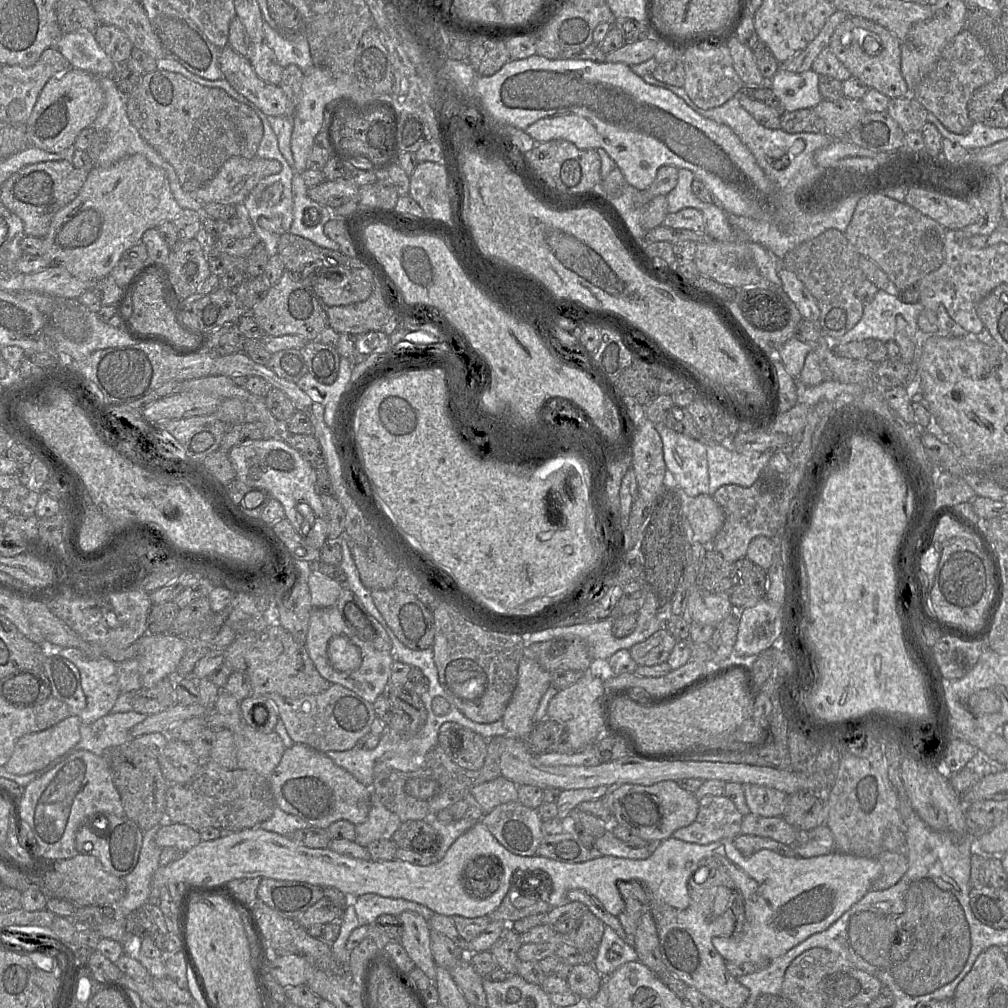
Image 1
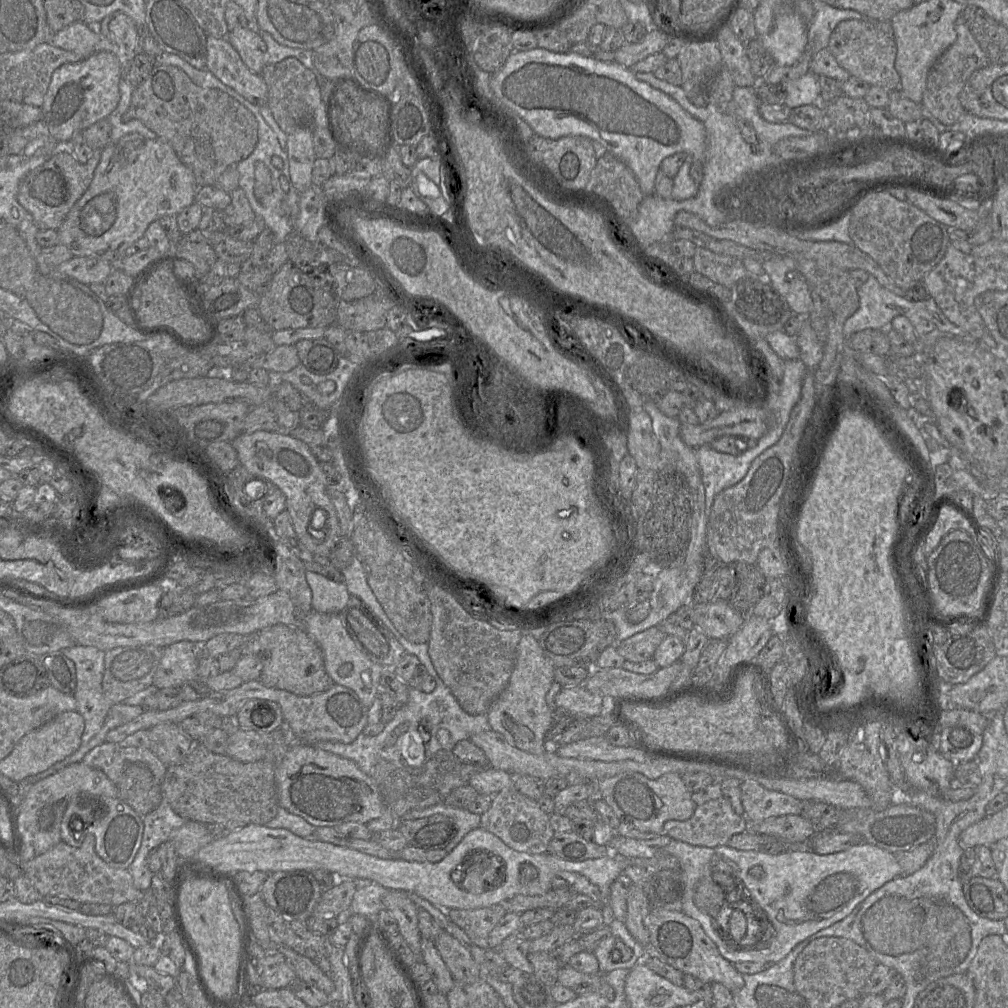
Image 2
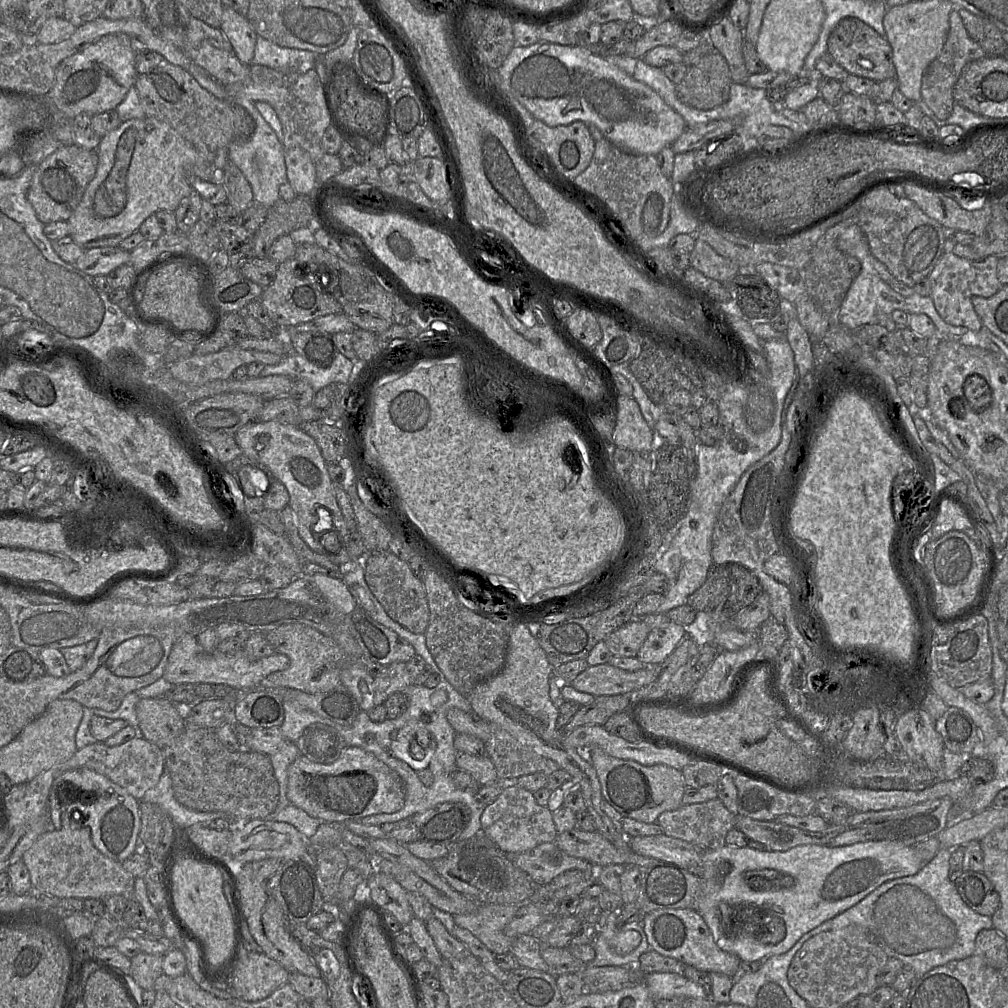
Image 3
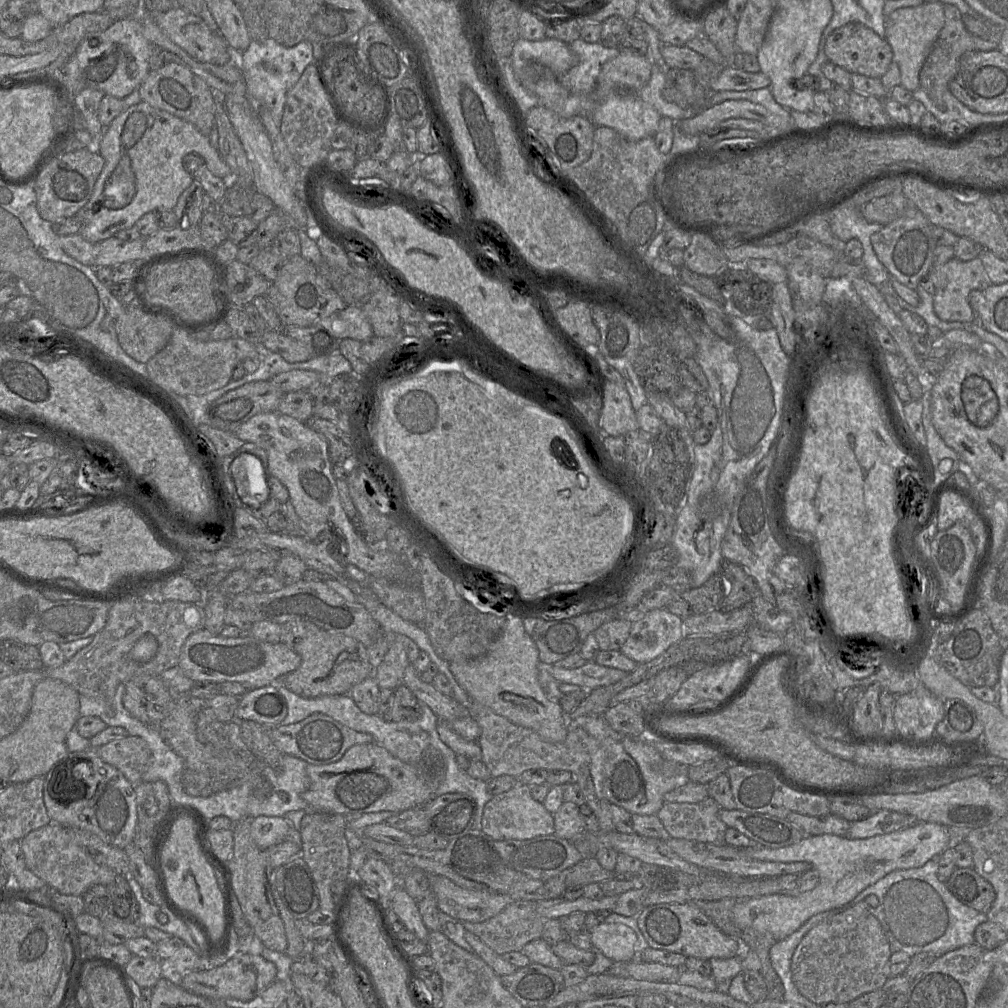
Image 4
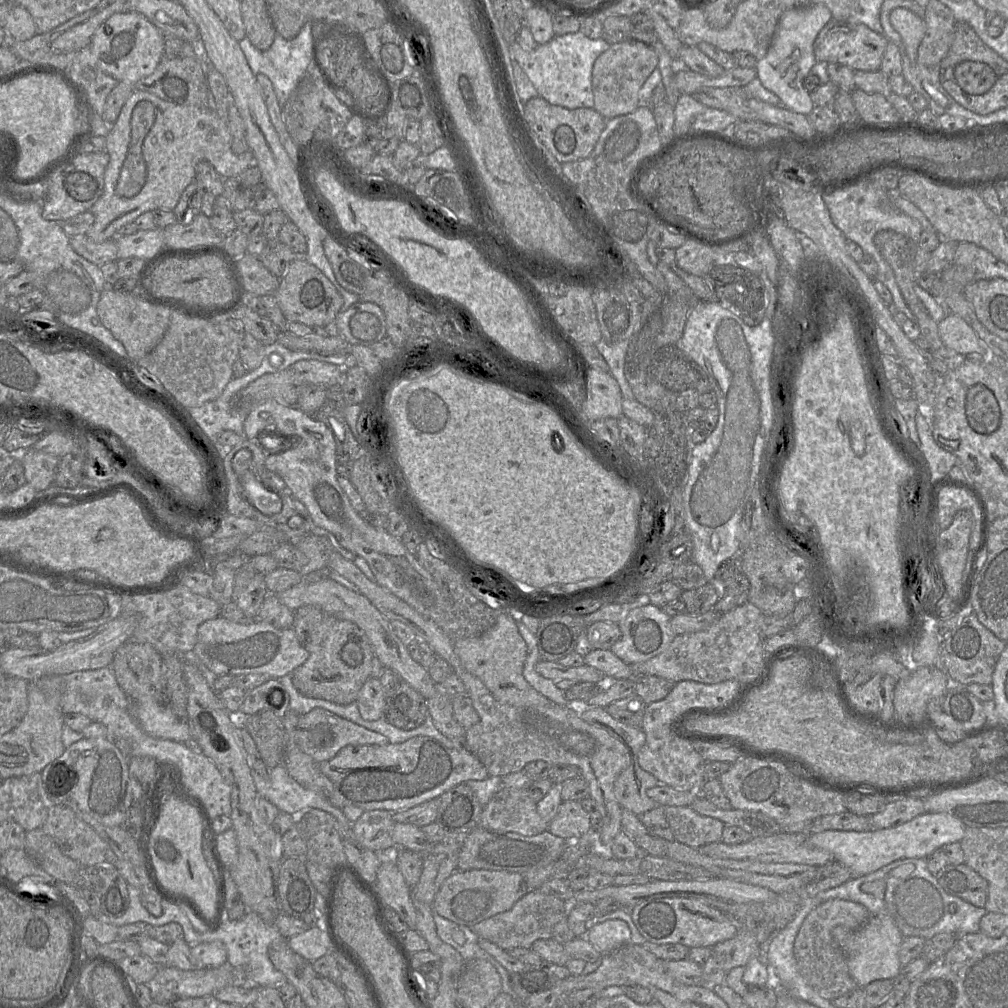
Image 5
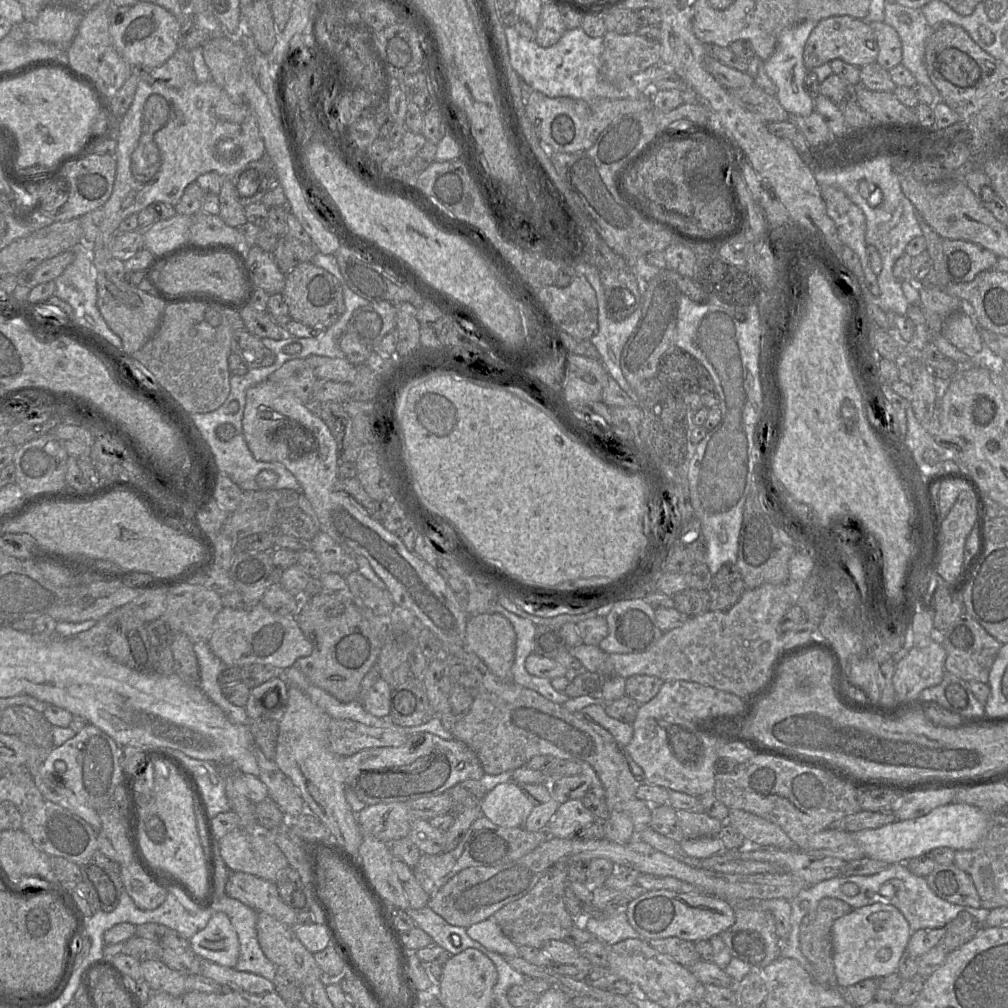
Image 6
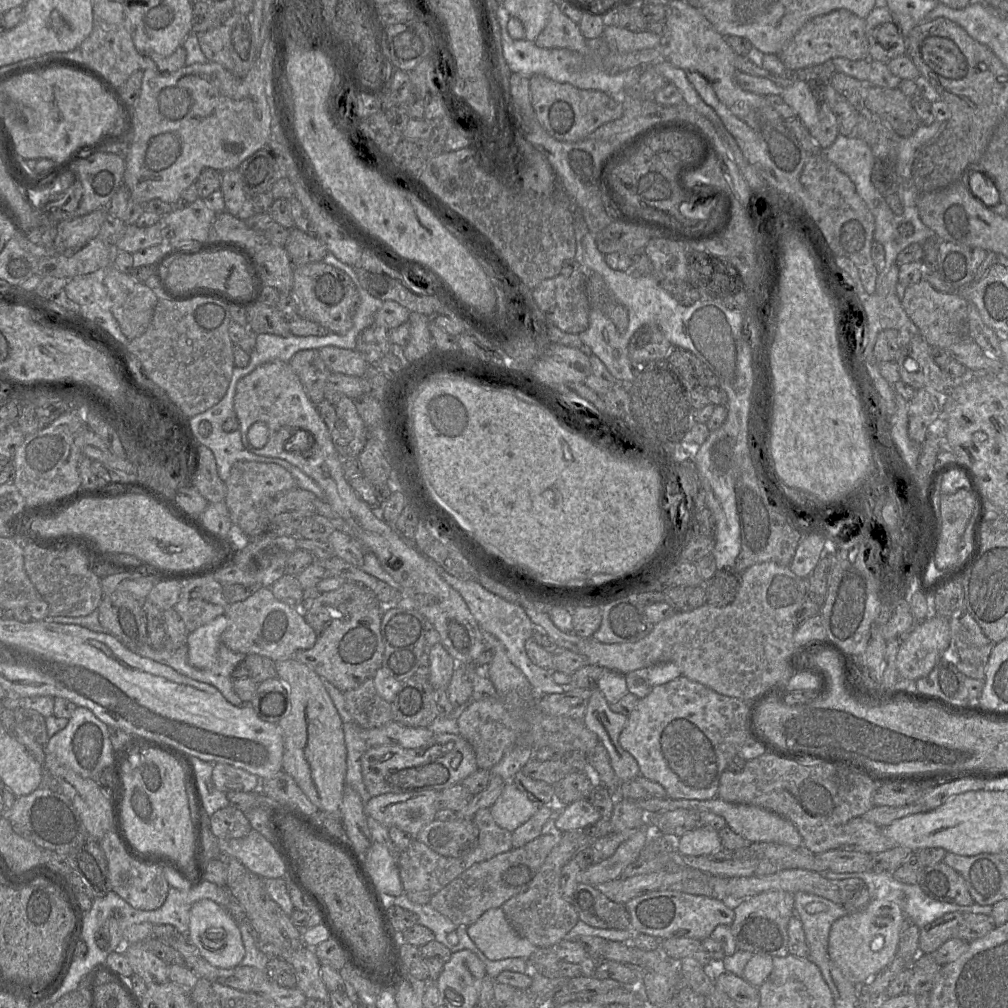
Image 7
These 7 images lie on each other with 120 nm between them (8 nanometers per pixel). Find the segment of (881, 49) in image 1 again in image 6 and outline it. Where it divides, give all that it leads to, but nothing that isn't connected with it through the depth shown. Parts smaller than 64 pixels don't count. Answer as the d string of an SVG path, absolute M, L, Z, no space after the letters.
M832 16L822 19L810 33L803 50L803 62L807 70L812 70L834 59L863 67L876 62L878 44L870 23L850 16Z

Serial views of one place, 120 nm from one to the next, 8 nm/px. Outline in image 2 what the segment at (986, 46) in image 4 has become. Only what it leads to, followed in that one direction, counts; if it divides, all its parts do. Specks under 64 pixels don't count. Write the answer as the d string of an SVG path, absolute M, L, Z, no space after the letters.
M961 15L955 21L955 29L957 33L955 42L937 59L929 71L921 103L921 106L926 107L945 124L953 124L959 121L966 113L960 103L959 95L971 74L990 64L988 57Z

